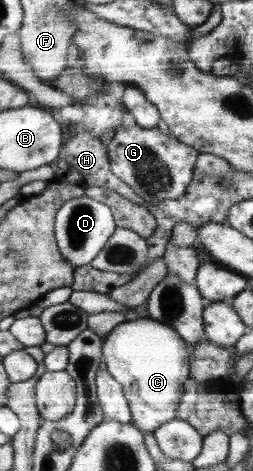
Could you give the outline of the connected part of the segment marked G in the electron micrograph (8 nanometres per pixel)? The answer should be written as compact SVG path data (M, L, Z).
M137 124L133 126L118 127L113 138L106 144L111 171L121 181L126 182L128 186L140 197L140 201L148 205L157 205L163 199L177 199L186 192L186 187L192 182L192 173L200 154L190 145L181 143L172 134L165 135L157 126L147 129Z

